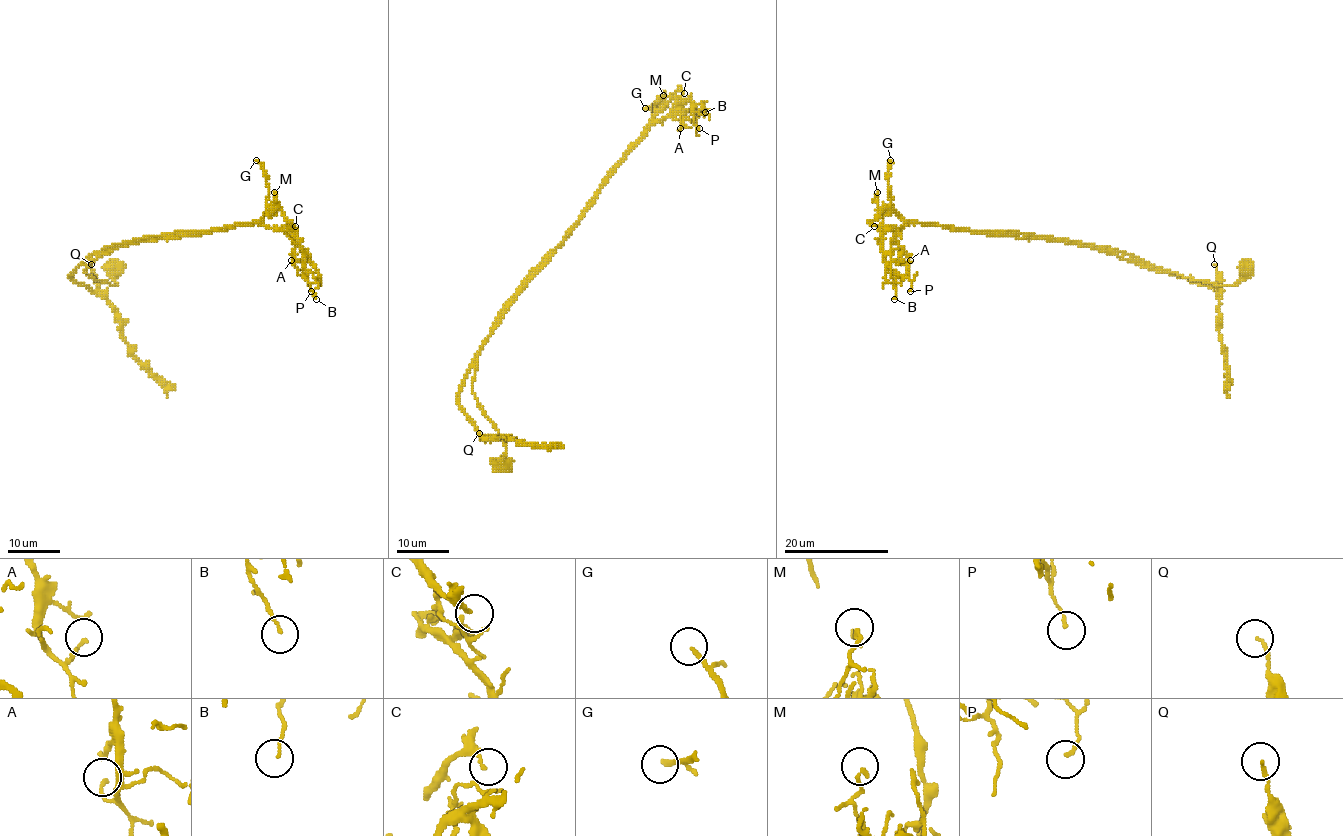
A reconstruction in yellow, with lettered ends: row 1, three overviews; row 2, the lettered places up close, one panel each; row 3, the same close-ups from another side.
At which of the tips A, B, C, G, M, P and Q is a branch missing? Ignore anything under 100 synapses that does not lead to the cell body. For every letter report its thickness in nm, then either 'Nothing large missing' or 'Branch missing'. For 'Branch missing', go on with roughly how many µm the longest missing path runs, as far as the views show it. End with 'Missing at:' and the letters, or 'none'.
A: Thickness 120 nm. Nothing large missing
B: Thickness 90 nm. Nothing large missing
C: Thickness 80 nm. Nothing large missing
G: Thickness 120 nm. Nothing large missing
M: Thickness 130 nm. Nothing large missing
P: Thickness 120 nm. Nothing large missing
Q: Thickness 140 nm. Nothing large missing
Missing at: none

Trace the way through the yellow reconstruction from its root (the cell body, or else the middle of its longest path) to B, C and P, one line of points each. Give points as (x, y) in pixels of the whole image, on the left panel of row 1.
B: (118, 268), (117, 285), (84, 272), (129, 243), (261, 223), (284, 227), (298, 242), (316, 299)
C: (118, 268), (117, 285), (97, 281), (84, 272), (99, 256), (119, 246), (259, 222), (276, 208), (295, 226)
P: (118, 268), (117, 285), (84, 272), (99, 256), (129, 243), (261, 223), (284, 227), (298, 242), (311, 291)

